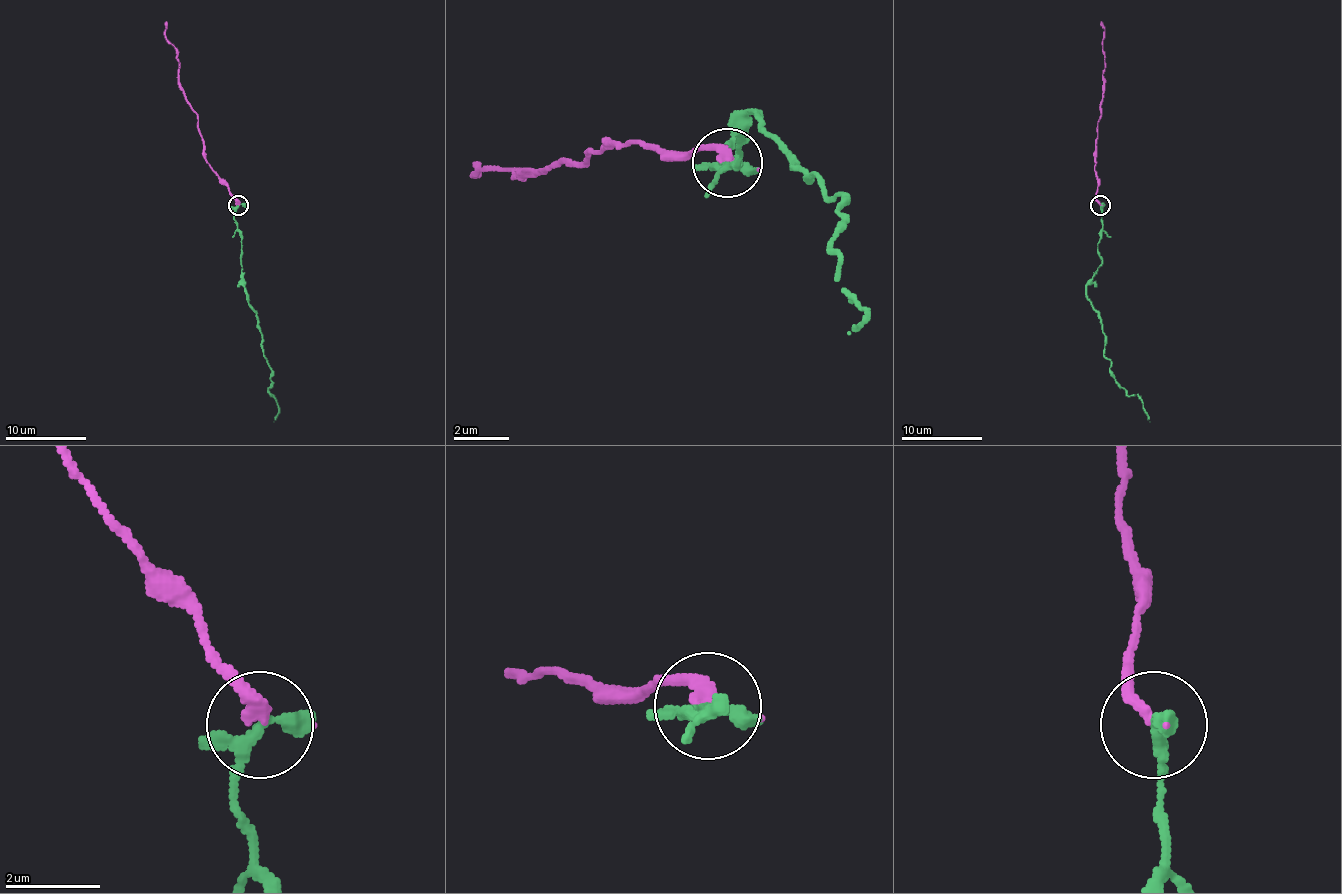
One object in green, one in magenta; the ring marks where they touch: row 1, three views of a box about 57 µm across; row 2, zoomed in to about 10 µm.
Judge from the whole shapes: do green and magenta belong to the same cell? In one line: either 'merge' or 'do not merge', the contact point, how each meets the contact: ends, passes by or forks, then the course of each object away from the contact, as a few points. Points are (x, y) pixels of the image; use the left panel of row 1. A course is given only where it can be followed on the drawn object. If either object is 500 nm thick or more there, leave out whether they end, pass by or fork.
merge; at (238, 205); green passes by; magenta ends there; green runs (238, 204), (234, 223), (242, 245), (242, 283), (272, 376), (268, 394), (278, 402), (274, 422); magenta runs (238, 204), (205, 158), (197, 114), (179, 81), (177, 51), (165, 37), (167, 21)

